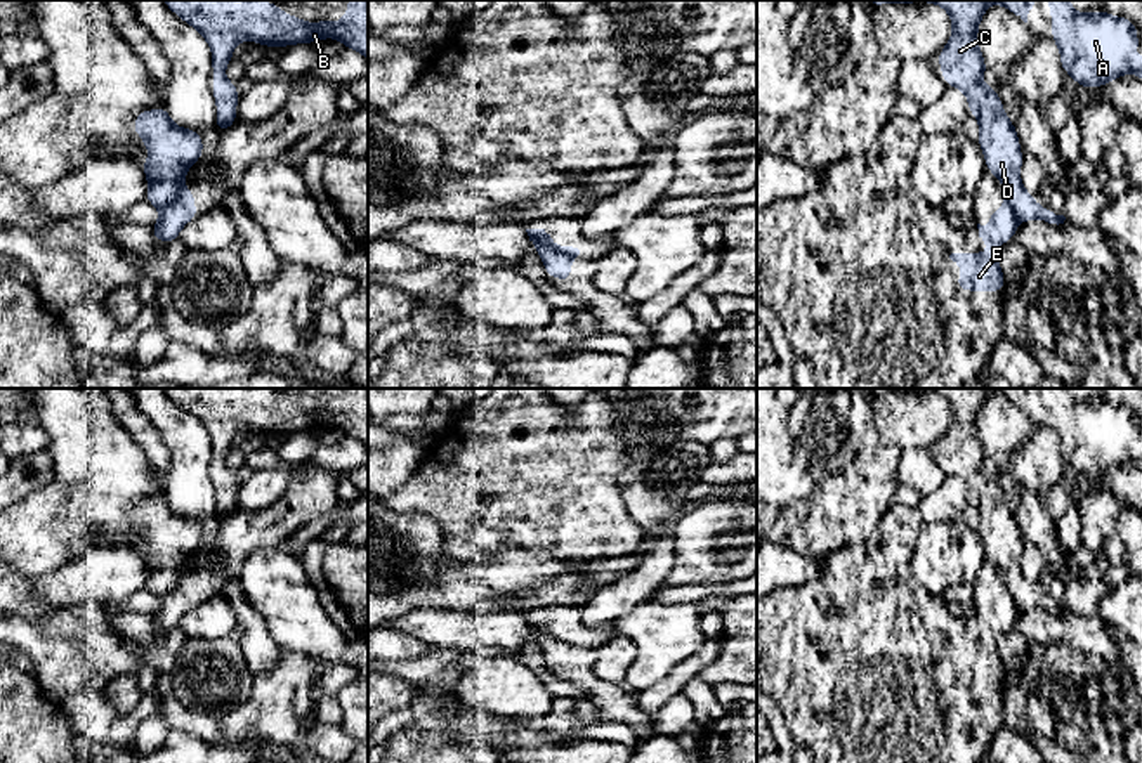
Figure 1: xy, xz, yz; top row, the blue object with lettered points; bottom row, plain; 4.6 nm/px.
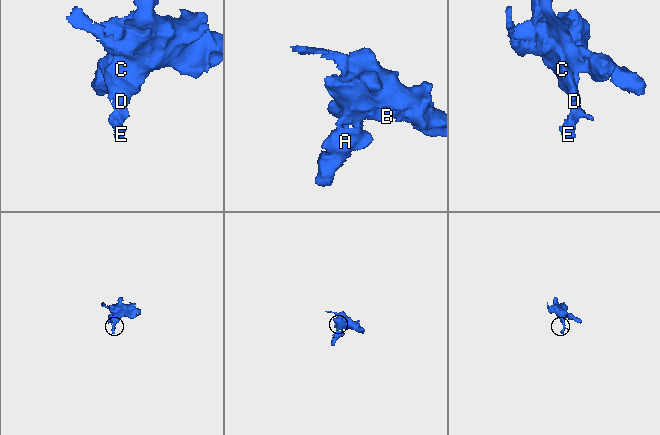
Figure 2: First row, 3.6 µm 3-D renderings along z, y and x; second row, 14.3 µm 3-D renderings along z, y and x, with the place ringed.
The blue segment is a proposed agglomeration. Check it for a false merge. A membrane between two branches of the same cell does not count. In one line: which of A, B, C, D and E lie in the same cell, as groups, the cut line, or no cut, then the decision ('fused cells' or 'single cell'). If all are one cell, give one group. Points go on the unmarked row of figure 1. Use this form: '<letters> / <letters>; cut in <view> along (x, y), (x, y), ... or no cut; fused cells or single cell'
A B C D / E; cut in xy along (183, 576), (172, 588), (158, 595); fused cells

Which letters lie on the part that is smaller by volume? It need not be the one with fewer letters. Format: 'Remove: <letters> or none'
Remove: E

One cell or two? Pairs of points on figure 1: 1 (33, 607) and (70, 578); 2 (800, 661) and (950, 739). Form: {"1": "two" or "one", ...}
{"1": "two", "2": "one"}

